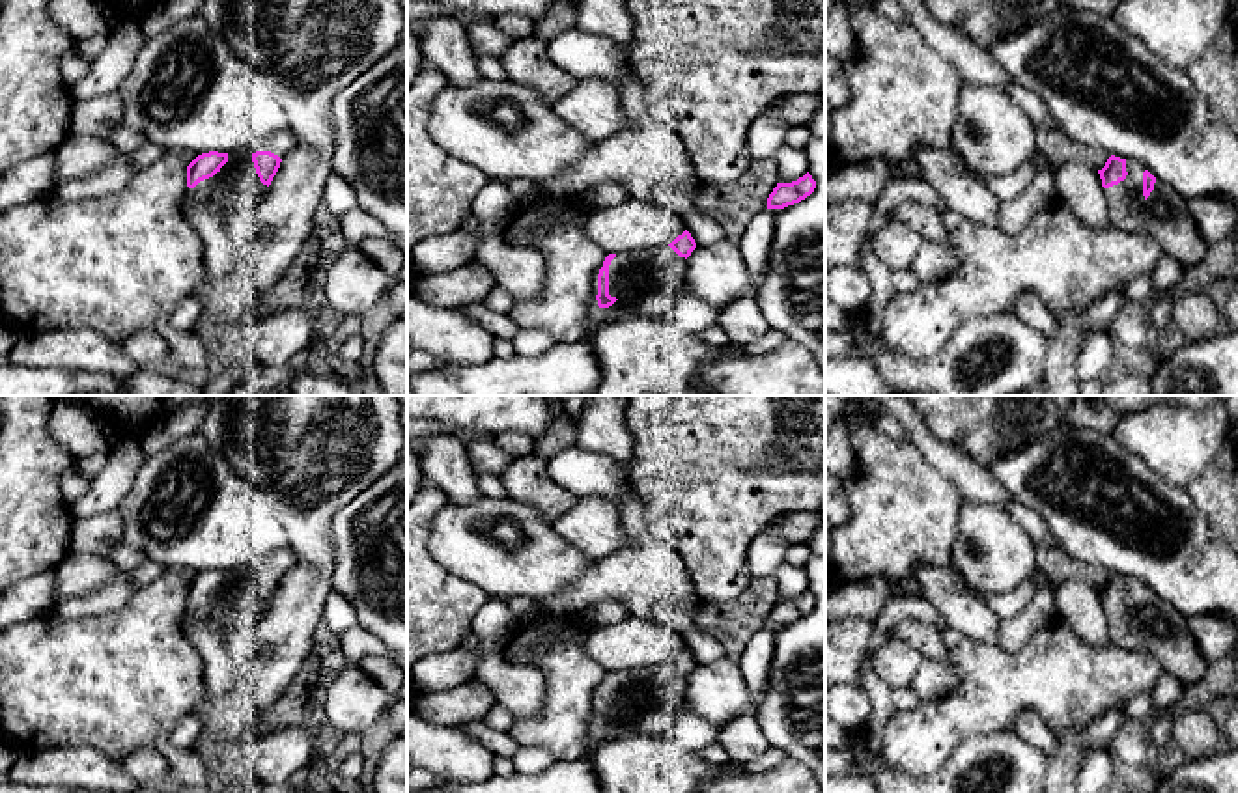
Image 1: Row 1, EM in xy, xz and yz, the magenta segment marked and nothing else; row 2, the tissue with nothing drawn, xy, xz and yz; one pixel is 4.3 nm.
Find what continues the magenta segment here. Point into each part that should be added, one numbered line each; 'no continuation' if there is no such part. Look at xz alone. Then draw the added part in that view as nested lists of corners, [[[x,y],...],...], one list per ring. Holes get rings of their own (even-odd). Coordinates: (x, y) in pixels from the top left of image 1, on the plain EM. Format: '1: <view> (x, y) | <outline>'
1: xz (643, 698) | [[[668,662],[618,670],[609,683],[609,713],[618,718],[609,726],[599,726],[596,718],[601,685],[603,681],[594,689],[590,700],[584,758],[609,739],[631,733],[668,733],[674,711],[685,703],[687,677],[680,675]]]

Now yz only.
1: yz (1164, 633) | [[[1126,577],[1126,597],[1104,606],[1111,642],[1130,651],[1152,653],[1161,668],[1171,672],[1184,687],[1199,683],[1210,661],[1189,634],[1189,618],[1161,597],[1156,597],[1154,608],[1145,616],[1145,588],[1139,580]]]

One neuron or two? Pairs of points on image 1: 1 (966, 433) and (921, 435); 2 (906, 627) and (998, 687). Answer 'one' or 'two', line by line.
1: two
2: two

